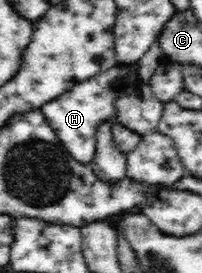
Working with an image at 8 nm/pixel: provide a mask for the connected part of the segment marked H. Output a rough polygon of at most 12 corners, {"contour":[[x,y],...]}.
{"contour":[[116,64],[41,106],[82,164],[114,124],[130,65]]}

